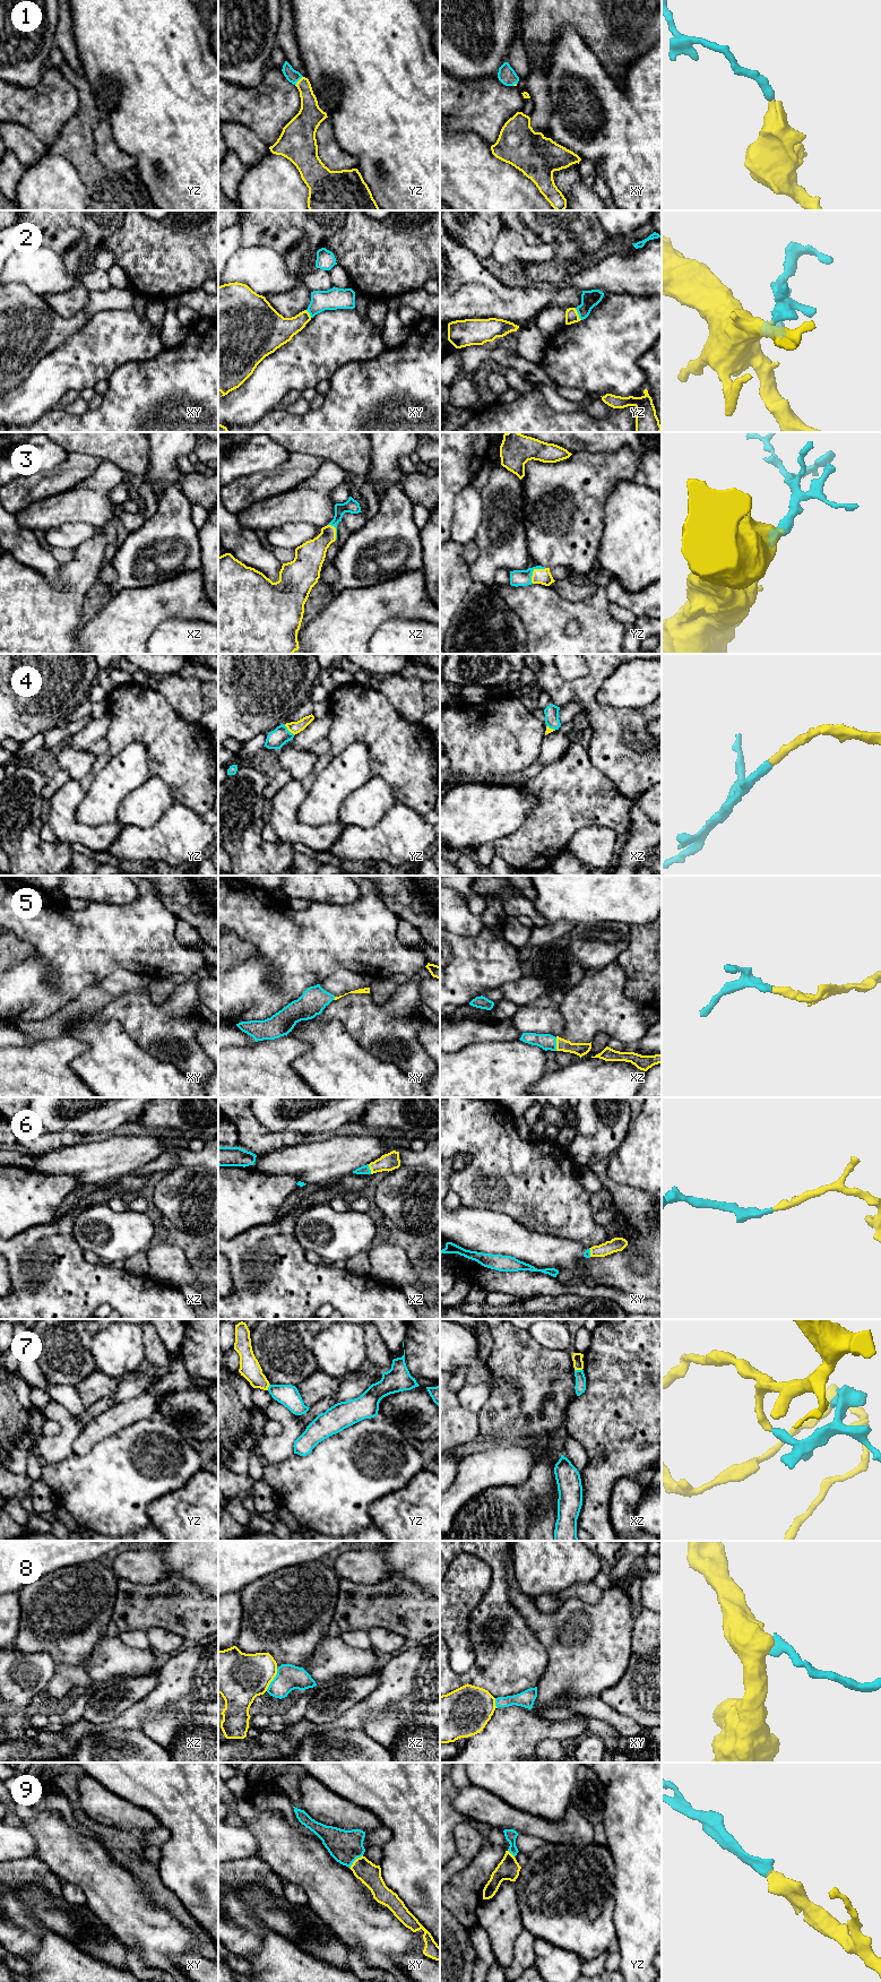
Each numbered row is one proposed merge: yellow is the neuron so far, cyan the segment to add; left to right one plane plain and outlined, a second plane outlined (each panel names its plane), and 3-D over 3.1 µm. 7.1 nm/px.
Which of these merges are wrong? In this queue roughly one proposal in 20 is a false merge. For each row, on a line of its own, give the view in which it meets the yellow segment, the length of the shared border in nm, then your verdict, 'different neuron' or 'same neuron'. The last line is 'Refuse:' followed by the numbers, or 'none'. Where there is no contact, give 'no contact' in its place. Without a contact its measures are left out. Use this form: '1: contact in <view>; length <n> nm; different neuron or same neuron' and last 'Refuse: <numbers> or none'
1: contact in yz; length 90 nm; same neuron
2: contact in yz; length 100 nm; same neuron
3: contact in yz; length 150 nm; same neuron
4: contact in yz; length 110 nm; same neuron
5: contact in xz; length 100 nm; same neuron
6: contact in xz; length 80 nm; same neuron
7: contact in xz; length 60 nm; different neuron
8: contact in xz; length 180 nm; different neuron
9: contact in xy; length 140 nm; same neuron
Refuse: 7, 8

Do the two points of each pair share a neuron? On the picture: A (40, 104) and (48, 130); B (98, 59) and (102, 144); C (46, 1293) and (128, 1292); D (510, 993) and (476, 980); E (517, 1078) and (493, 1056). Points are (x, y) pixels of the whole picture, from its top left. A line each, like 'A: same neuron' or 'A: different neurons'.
A: same neuron
B: different neurons
C: same neuron
D: different neurons
E: same neuron

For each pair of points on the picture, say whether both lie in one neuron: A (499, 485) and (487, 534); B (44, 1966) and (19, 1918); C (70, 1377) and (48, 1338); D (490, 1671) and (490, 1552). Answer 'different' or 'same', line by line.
A: same
B: same
C: same
D: same

